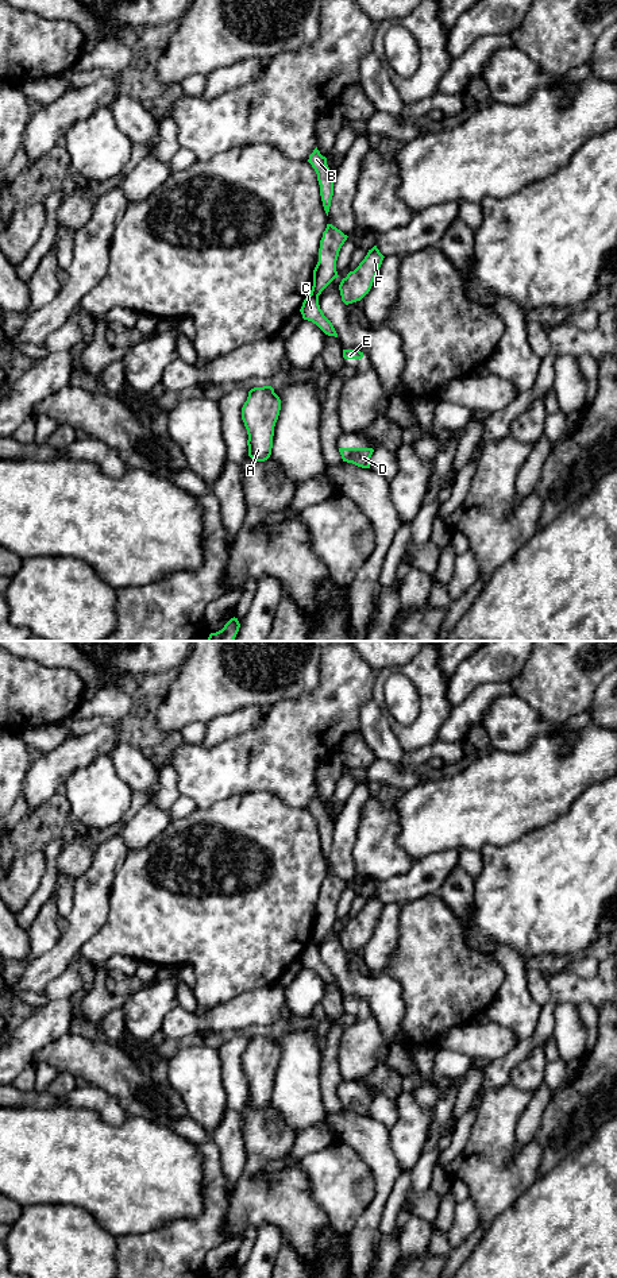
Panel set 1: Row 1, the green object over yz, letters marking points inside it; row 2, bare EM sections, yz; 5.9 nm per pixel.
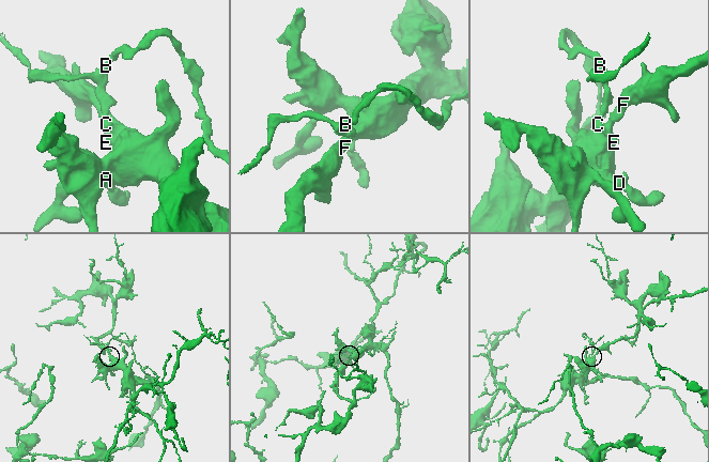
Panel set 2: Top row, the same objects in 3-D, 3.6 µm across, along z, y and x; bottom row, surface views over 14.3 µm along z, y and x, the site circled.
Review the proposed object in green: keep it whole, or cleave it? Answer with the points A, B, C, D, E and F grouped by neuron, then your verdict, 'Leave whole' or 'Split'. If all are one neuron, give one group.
Groups: A C D E F / B. Split

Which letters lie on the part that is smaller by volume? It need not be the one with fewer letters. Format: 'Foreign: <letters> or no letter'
Foreign: B

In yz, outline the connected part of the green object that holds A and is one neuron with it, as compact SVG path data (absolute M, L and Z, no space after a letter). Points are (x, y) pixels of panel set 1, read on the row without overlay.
M271 1034L254 1035L242 1055L247 1077L248 1104L265 1109L271 1103L274 1074L281 1058L281 1047Z

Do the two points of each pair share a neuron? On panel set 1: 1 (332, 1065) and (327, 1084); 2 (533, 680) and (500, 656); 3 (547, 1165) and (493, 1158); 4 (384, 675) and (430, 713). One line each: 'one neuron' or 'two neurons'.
1: one neuron
2: two neurons
3: two neurons
4: one neuron

